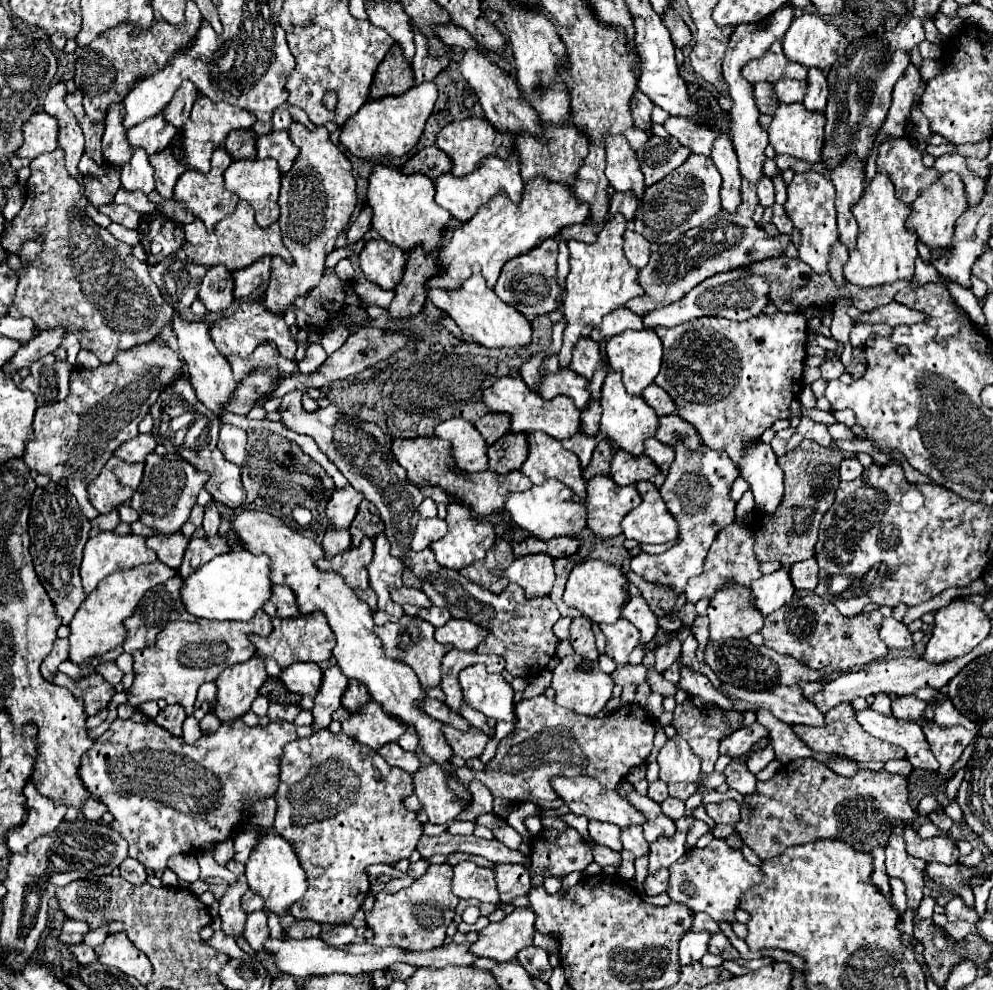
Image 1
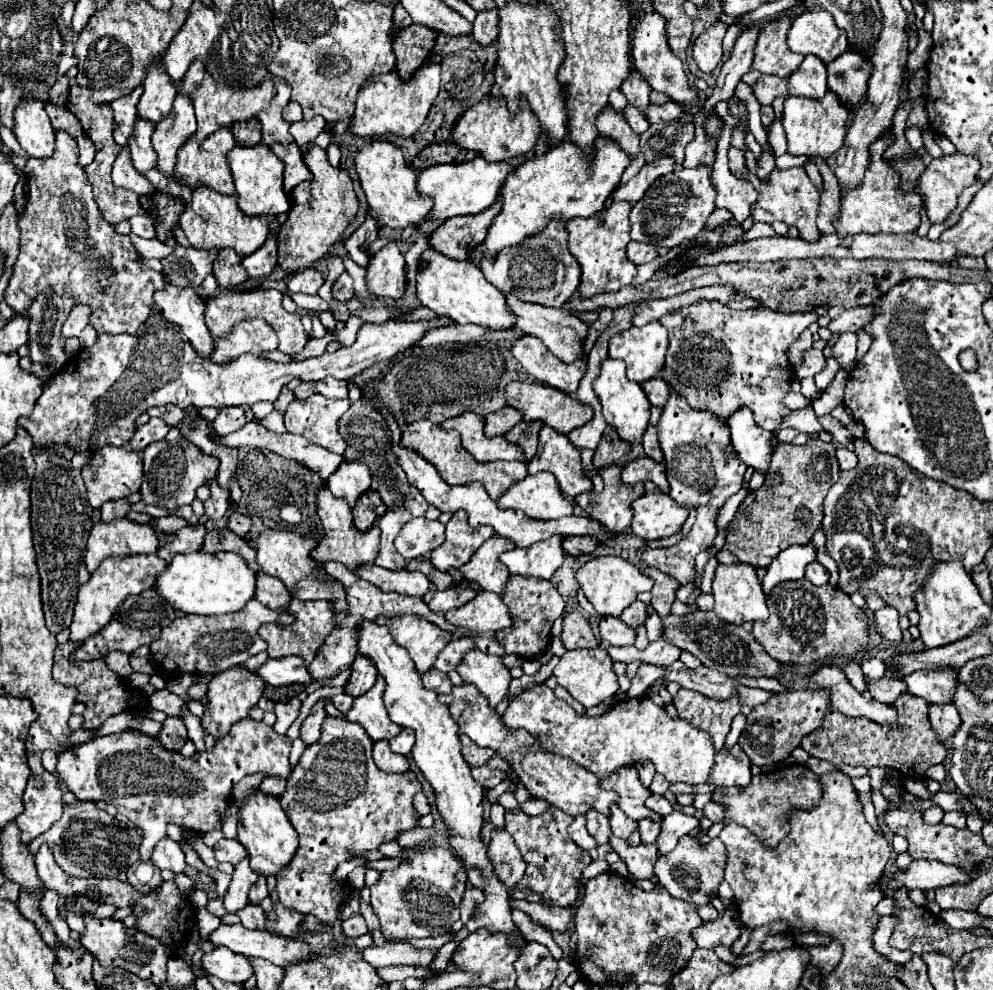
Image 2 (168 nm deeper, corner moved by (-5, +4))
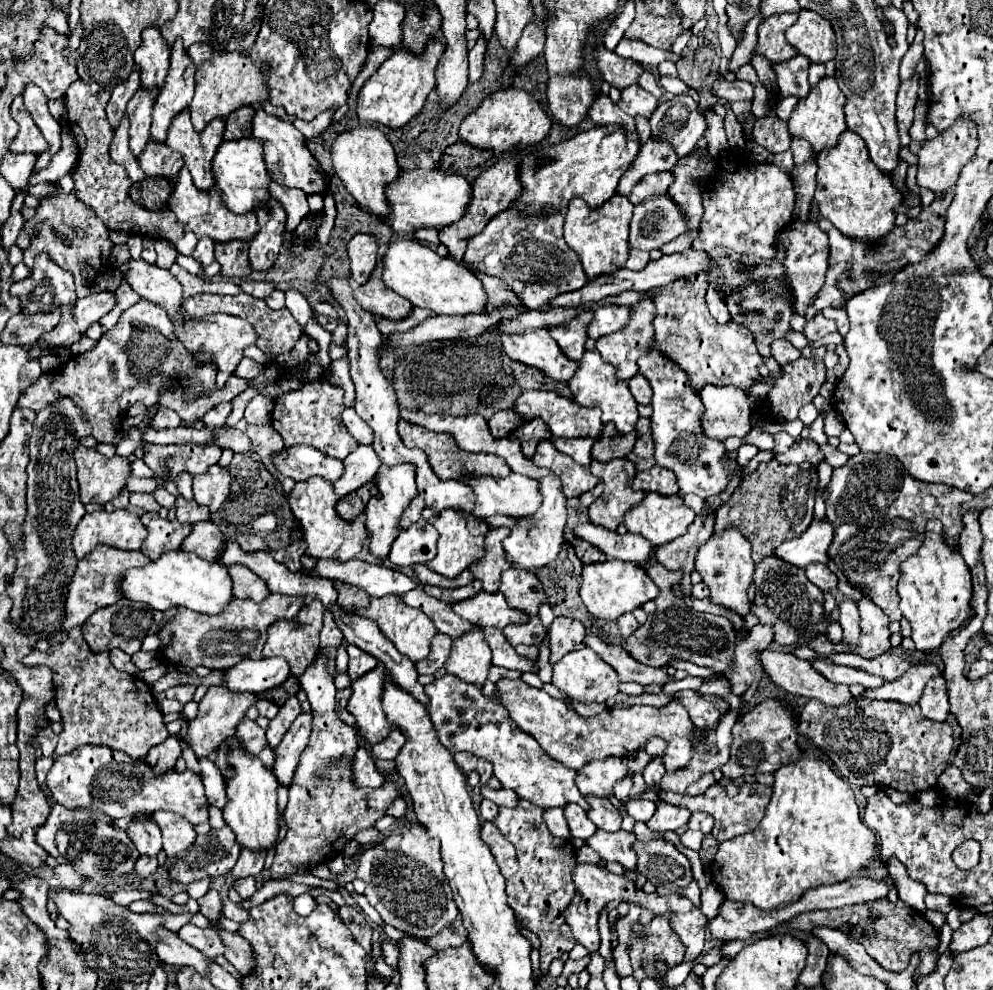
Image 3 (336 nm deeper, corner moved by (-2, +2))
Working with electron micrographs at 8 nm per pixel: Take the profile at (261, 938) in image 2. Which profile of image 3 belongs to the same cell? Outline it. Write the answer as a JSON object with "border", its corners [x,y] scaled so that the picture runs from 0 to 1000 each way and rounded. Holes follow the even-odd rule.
{"border":[[[190,931],[180,937],[178,945],[215,970],[227,964],[227,952],[223,952],[219,937],[198,937]]]}

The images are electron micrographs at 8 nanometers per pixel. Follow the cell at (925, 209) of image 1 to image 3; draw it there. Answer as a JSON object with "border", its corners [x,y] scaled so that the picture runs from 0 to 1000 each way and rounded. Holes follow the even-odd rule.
{"border":[[[976,119],[964,121],[964,125],[960,125],[956,131],[946,135],[942,141],[934,141],[930,145],[927,154],[923,156],[923,160],[925,160],[925,164],[923,164],[923,170],[925,170],[923,188],[942,194],[942,198],[948,200],[948,196],[952,196],[952,192],[962,188],[972,164],[976,164],[976,160],[980,160],[982,149],[984,149],[982,123],[976,121]]]}

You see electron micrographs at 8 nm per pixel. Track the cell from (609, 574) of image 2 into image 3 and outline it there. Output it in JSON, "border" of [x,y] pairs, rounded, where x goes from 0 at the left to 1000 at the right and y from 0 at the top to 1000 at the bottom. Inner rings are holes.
{"border":[[[575,543],[573,547],[579,554],[581,564],[589,568],[587,588],[585,588],[585,606],[597,622],[605,626],[621,626],[625,620],[644,614],[646,610],[650,610],[652,606],[658,606],[664,600],[664,594],[652,582],[648,572],[637,568],[625,568],[625,566],[609,566],[609,560],[605,560],[605,556],[601,556],[599,552],[595,552],[593,547],[585,543]]]}

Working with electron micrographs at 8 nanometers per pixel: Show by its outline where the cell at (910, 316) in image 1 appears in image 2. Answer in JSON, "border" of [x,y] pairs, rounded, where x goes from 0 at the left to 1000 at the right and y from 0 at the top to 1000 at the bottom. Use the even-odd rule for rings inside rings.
{"border":[[[874,309],[874,311],[854,311],[848,317],[844,317],[842,321],[838,321],[838,325],[834,327],[834,333],[838,337],[864,335],[866,331],[872,329],[876,317],[878,317],[878,309]]]}

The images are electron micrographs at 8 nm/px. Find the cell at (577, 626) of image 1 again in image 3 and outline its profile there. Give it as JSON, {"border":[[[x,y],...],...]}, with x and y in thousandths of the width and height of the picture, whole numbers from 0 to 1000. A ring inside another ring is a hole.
{"border":[[[563,622],[555,630],[555,671],[577,657],[589,655],[589,632],[579,624]]]}

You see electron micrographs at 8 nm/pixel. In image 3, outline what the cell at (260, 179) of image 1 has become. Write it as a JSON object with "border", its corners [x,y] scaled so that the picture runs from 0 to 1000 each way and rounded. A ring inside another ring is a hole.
{"border":[[[241,139],[233,143],[225,143],[215,160],[215,178],[219,190],[225,196],[225,204],[237,216],[249,216],[251,212],[259,212],[259,208],[271,208],[271,174],[265,158],[265,145],[257,139]]]}

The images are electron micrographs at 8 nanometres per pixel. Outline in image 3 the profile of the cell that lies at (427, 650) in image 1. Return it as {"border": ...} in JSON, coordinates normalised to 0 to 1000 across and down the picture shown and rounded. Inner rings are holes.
{"border":[[[400,602],[374,604],[374,610],[370,614],[362,614],[360,620],[380,628],[384,638],[398,651],[398,655],[416,669],[422,669],[424,665],[428,665],[432,661],[434,646],[436,646],[436,642],[440,642],[440,634],[430,624],[430,620],[424,620],[424,616],[418,616],[418,614],[412,614],[412,612],[404,610]]]}

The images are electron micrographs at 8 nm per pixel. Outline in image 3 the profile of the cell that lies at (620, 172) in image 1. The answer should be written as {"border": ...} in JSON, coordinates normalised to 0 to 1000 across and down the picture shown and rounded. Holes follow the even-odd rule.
{"border":[[[603,95],[601,103],[595,107],[593,119],[597,121],[599,127],[623,125],[623,127],[627,127],[631,133],[637,133],[637,131],[639,131],[639,121],[633,119],[633,115],[629,115],[627,111],[623,111],[623,107],[617,105],[613,97],[607,97],[607,95]]]}

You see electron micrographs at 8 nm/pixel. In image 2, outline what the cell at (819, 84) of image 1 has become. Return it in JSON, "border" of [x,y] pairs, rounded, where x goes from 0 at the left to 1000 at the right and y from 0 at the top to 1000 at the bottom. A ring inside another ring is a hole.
{"border":[[[814,55],[810,63],[794,77],[794,95],[810,99],[828,99],[834,93],[832,67]]]}

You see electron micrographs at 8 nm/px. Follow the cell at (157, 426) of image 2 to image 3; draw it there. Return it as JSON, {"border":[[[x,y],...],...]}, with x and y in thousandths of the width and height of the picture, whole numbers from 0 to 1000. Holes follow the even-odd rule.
{"border":[[[162,412],[156,422],[150,426],[150,432],[156,434],[166,434],[166,432],[178,432],[180,430],[180,418],[170,412]]]}

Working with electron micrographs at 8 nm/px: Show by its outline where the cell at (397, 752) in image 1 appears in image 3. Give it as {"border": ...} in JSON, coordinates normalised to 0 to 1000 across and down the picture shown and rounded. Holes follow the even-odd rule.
{"border":[[[362,754],[358,768],[355,768],[355,784],[358,784],[358,792],[360,794],[386,794],[390,784],[384,782],[378,774],[378,768],[374,764],[374,760],[368,754]]]}

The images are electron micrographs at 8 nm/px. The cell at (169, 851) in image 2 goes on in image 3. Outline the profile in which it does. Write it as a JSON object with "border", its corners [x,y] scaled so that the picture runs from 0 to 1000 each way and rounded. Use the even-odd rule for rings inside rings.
{"border":[[[146,828],[146,830],[132,830],[128,834],[128,842],[130,846],[134,848],[134,853],[138,855],[138,859],[146,865],[152,865],[152,867],[158,867],[160,861],[164,859],[164,853],[162,853],[162,838],[158,832]]]}

